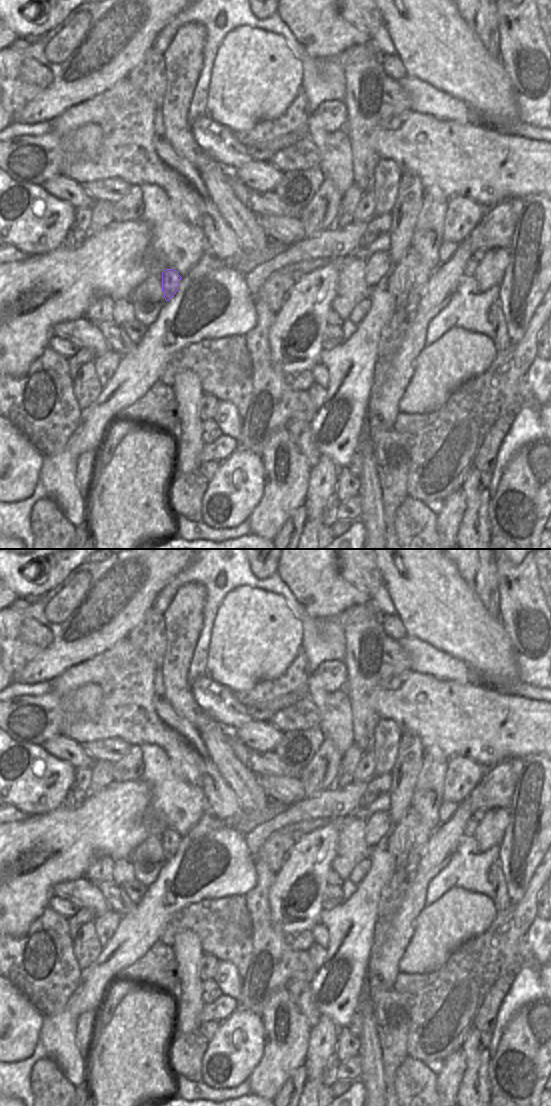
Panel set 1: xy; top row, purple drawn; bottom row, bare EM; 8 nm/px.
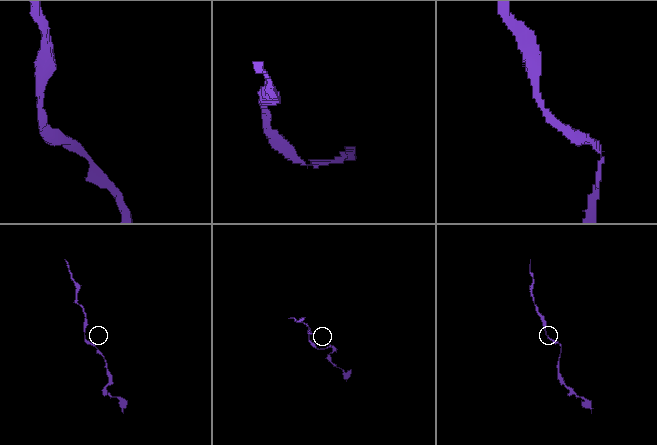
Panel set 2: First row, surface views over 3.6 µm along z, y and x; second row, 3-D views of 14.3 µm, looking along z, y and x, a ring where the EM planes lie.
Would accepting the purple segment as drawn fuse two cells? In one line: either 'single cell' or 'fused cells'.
single cell

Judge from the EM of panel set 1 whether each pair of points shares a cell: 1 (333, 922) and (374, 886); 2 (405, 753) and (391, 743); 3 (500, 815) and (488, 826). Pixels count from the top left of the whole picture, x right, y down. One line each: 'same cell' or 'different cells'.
1: same cell
2: different cells
3: same cell

